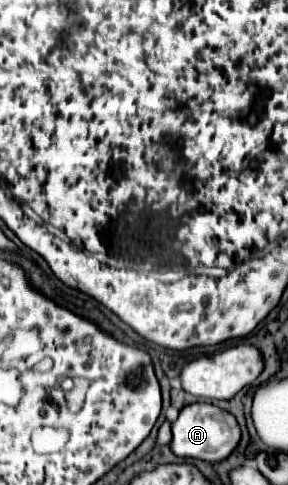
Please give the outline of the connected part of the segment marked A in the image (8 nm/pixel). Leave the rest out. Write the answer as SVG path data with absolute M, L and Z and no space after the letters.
M192 403L192 405L186 405L180 411L178 419L172 423L172 435L174 437L170 447L178 457L194 457L208 463L218 463L236 449L242 431L232 413L212 403Z

